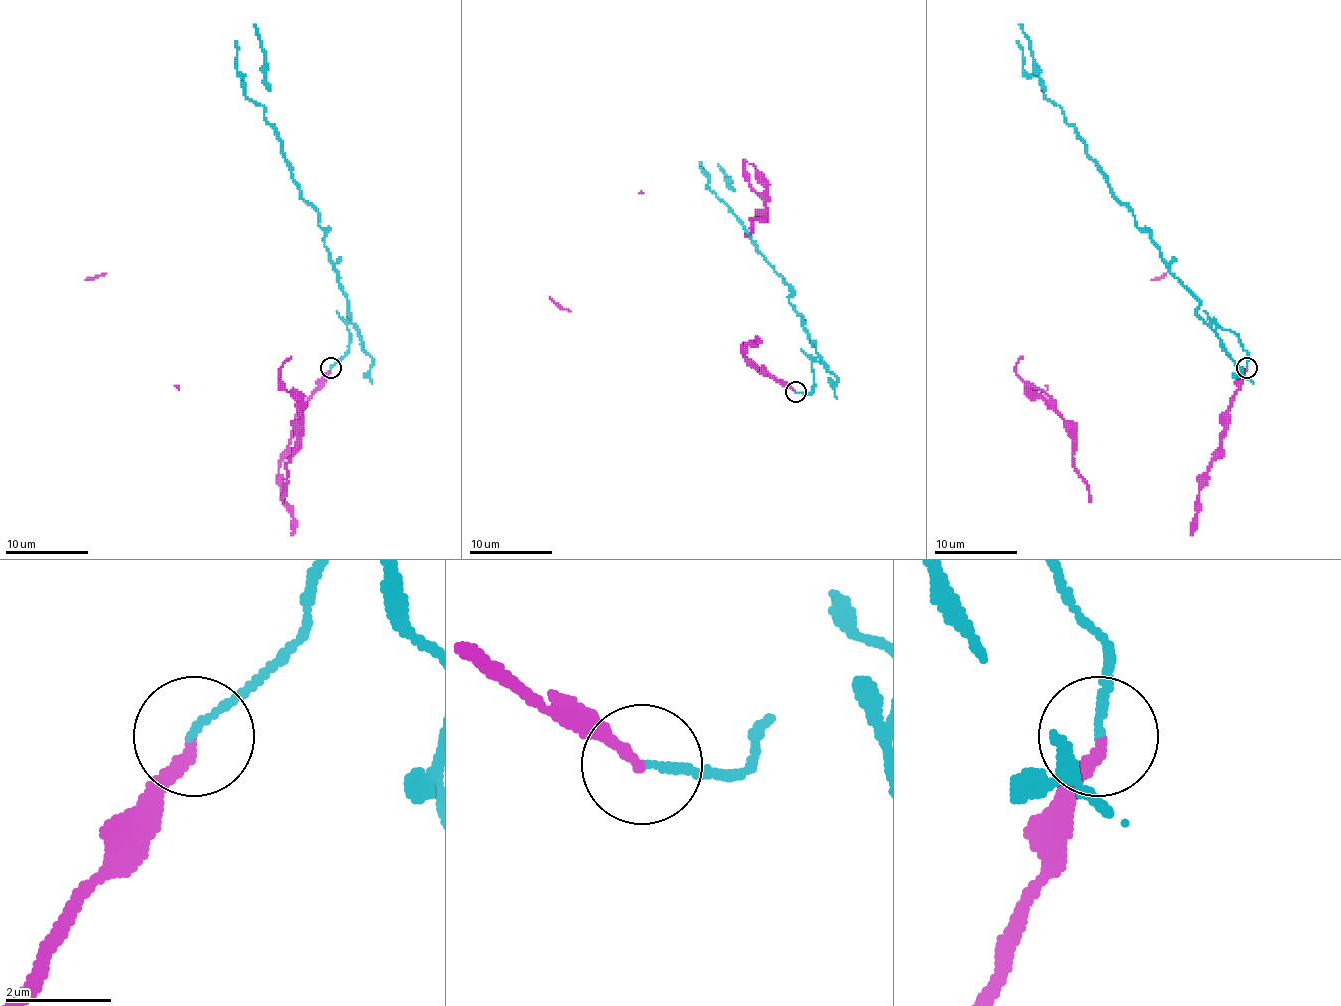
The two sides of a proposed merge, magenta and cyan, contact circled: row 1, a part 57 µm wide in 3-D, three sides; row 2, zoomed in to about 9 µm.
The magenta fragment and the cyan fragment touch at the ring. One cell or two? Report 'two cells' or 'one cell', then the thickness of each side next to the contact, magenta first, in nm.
two cells; 200 nm thick on the magenta side, 140 nm on the other

